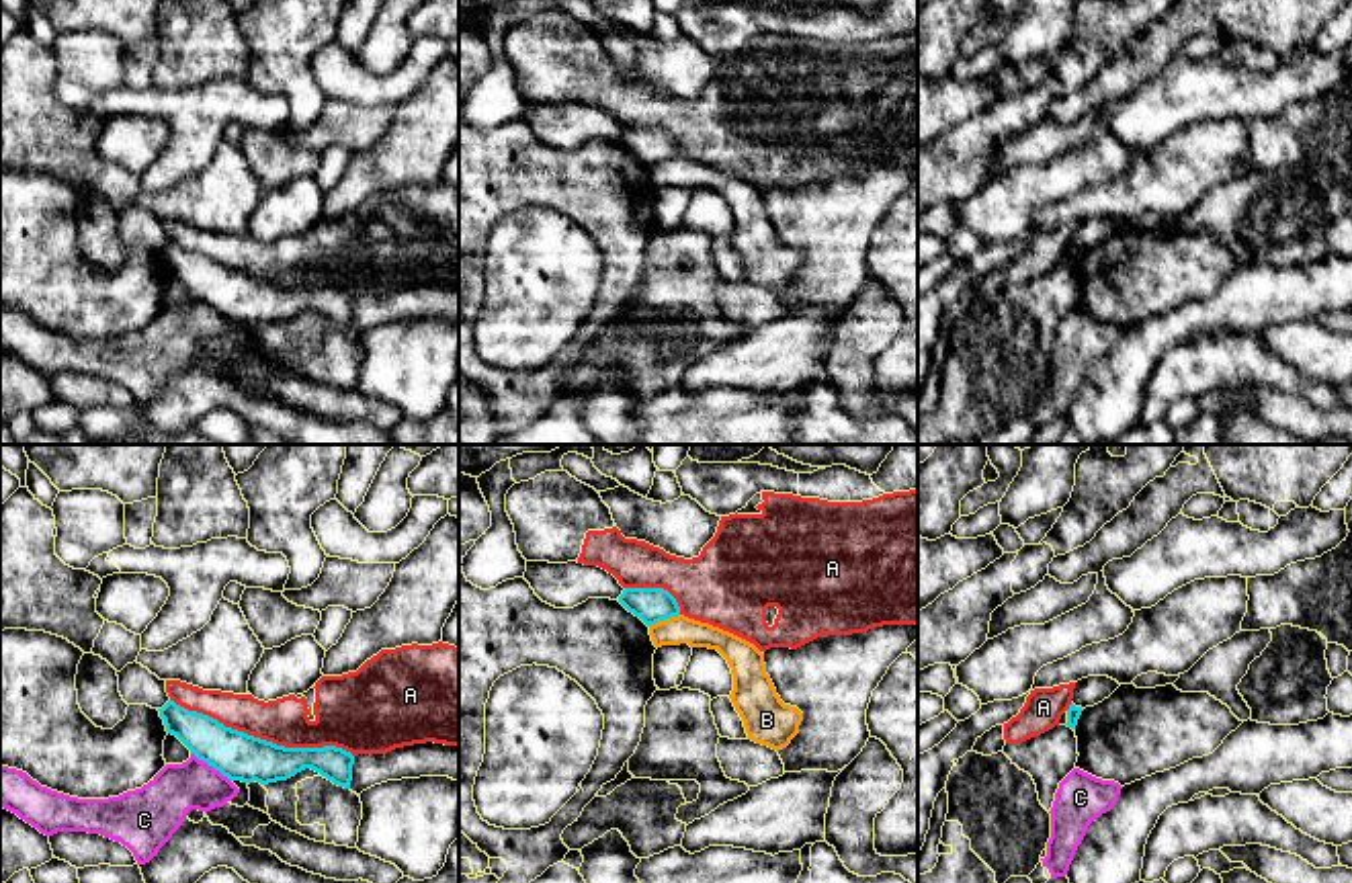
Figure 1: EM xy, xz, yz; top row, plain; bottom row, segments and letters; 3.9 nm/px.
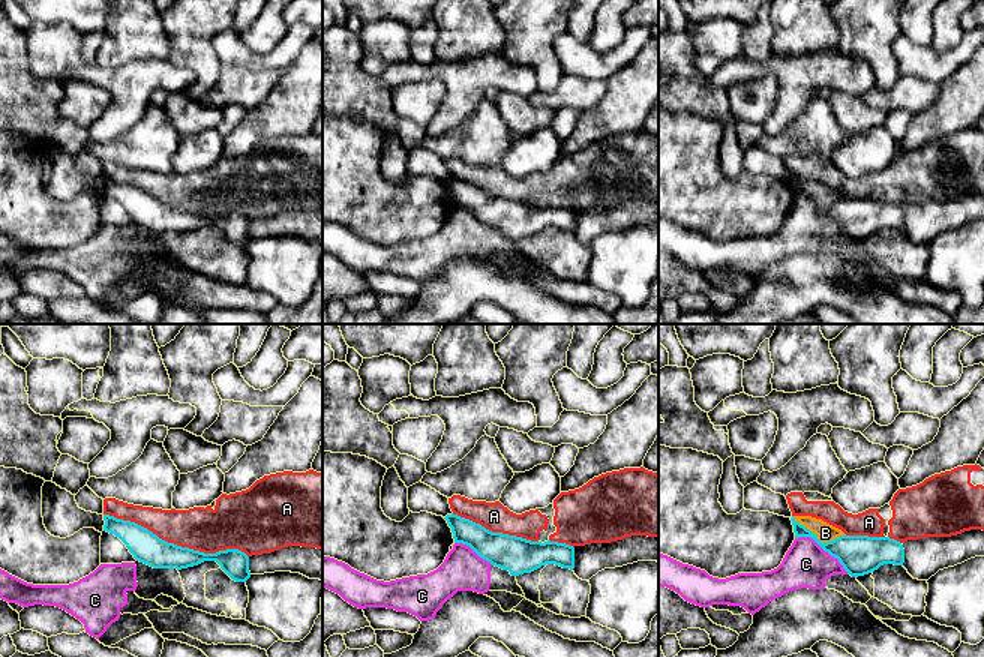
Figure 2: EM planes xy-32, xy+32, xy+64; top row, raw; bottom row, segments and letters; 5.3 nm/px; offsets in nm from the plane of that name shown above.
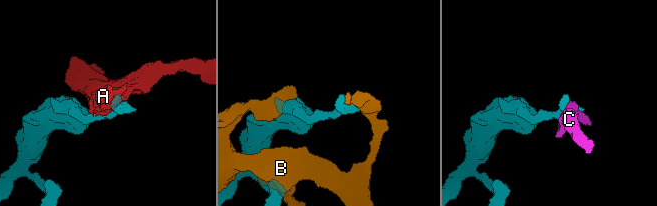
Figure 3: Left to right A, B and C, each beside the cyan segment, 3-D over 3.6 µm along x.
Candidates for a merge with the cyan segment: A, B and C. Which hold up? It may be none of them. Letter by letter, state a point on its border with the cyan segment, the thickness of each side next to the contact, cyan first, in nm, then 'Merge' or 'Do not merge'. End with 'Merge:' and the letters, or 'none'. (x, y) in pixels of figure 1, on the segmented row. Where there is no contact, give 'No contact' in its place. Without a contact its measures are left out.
A: Touches cyan at xy (263, 740). Thickness 190 nm (cyan) against 190 nm. Do not merge
B: Touches cyan at xz (662, 619). Thickness 140 nm (cyan) against 110 nm. Do not merge
C: Touches cyan at xy (212, 765). Thickness 190 nm (cyan) against 200 nm. Do not merge
Merge: none

